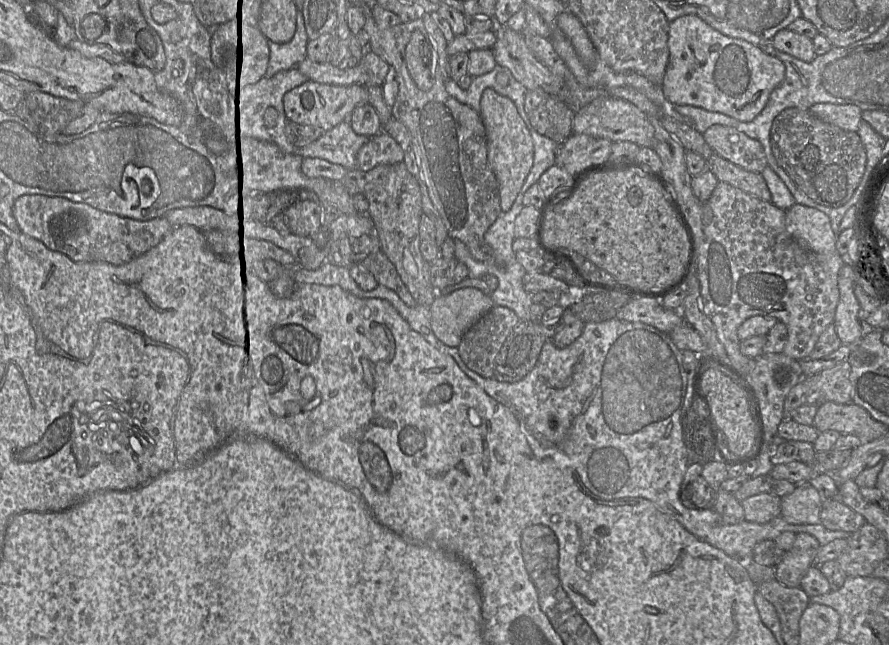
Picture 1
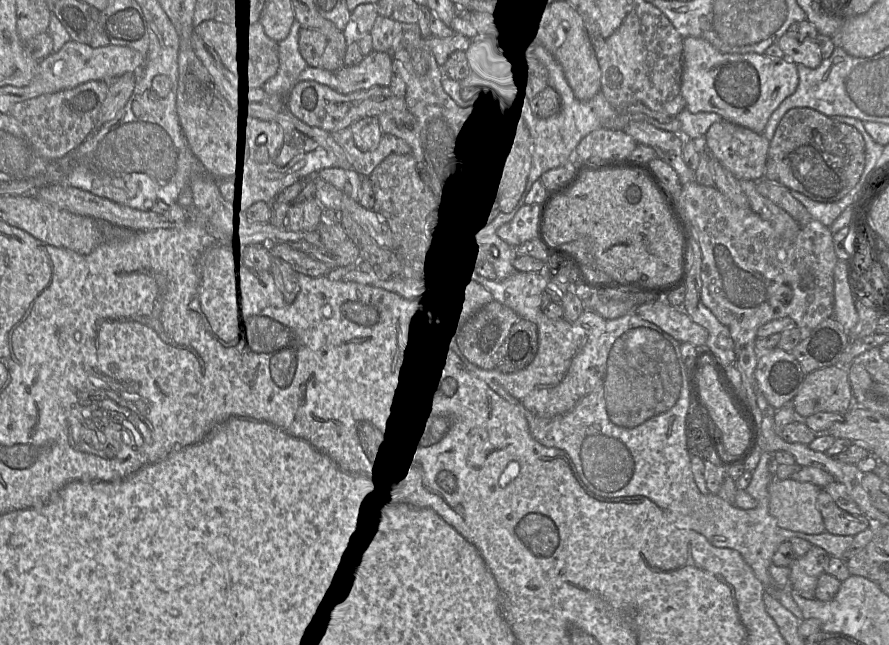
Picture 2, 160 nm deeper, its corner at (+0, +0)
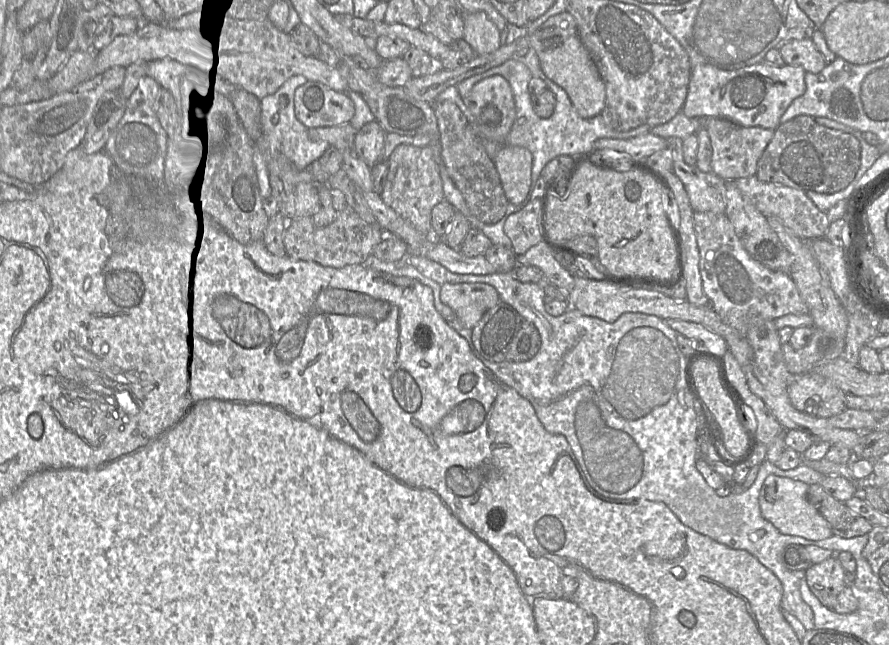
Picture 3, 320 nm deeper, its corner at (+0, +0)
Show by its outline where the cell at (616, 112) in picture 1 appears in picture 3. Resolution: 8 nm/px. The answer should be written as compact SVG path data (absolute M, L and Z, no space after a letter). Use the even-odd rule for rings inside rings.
M670 137L667 147L672 151L673 172L684 185L693 211L722 214L726 212L726 181L713 172L702 172L687 164L683 156L683 139Z

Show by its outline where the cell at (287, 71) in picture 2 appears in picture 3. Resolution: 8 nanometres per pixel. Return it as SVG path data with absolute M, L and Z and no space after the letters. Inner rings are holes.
M294 75L287 79L279 90L269 96L261 99L261 124L263 137L262 140L254 146L254 164L258 175L259 186L262 197L265 199L272 195L272 188L269 180L269 173L265 160L265 153L282 153L284 154L298 169L307 170L315 160L320 158L324 152L330 147L326 141L311 140L308 130L296 117L294 113L294 95L296 89L308 81L302 75ZM285 95L287 97L287 106L280 109L279 97Z

